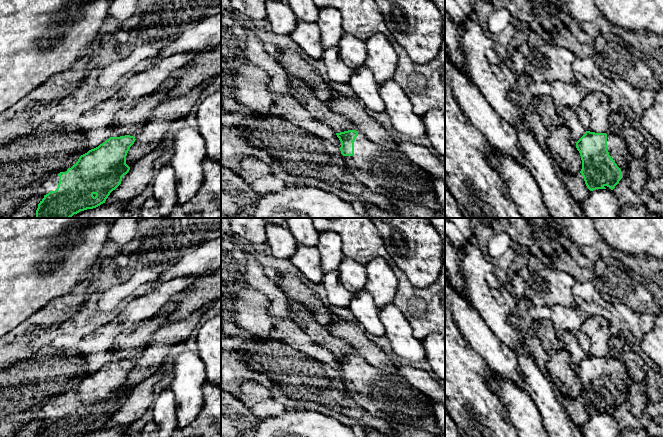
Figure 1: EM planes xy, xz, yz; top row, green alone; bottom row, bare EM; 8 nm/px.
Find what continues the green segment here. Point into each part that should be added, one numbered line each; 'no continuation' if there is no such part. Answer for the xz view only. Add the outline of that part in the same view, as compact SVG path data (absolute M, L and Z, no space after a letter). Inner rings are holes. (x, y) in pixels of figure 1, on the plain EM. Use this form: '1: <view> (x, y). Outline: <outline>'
1: xz (389, 396). Outline: M358 355L354 379L343 380L347 393L373 416L392 425L418 428L442 435L430 398L403 376L388 373Z

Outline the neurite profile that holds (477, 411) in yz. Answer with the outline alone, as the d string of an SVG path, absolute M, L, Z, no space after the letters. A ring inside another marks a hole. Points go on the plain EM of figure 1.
M445 300L445 409L456 423L461 437L519 437L510 421L507 407L488 387L487 383L492 377L493 370L462 335Z

